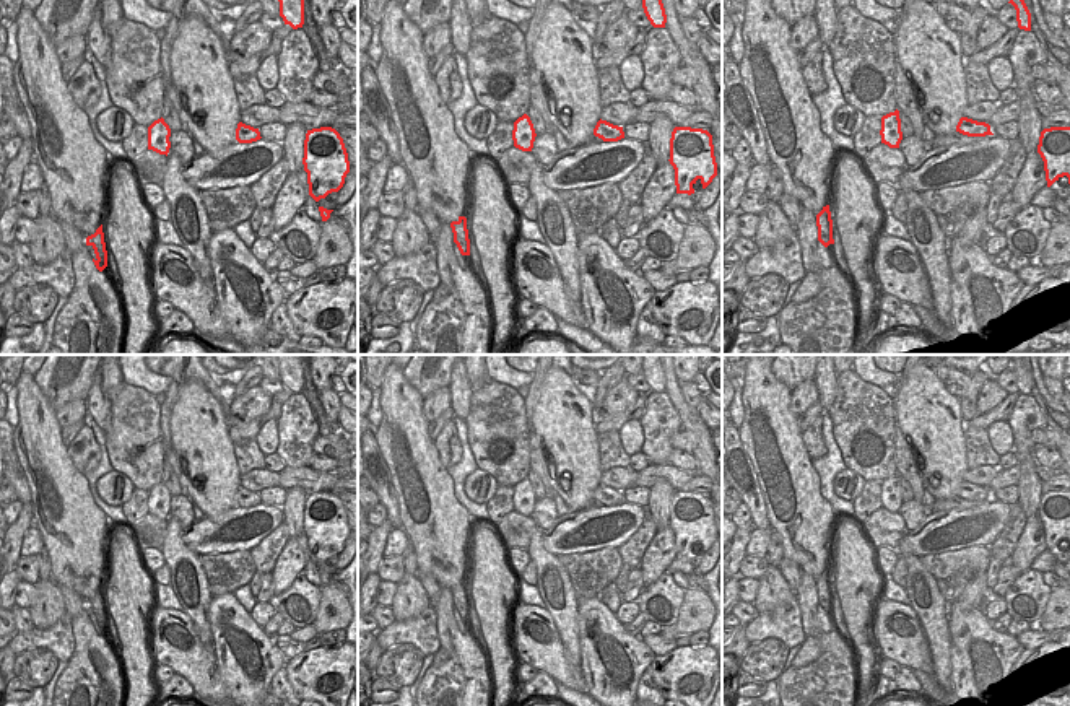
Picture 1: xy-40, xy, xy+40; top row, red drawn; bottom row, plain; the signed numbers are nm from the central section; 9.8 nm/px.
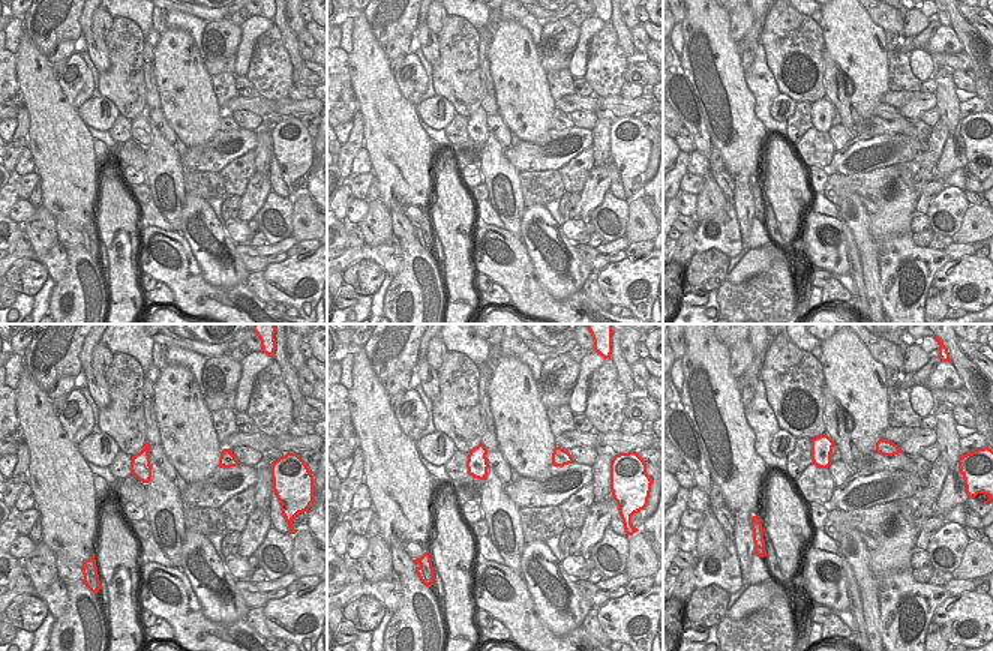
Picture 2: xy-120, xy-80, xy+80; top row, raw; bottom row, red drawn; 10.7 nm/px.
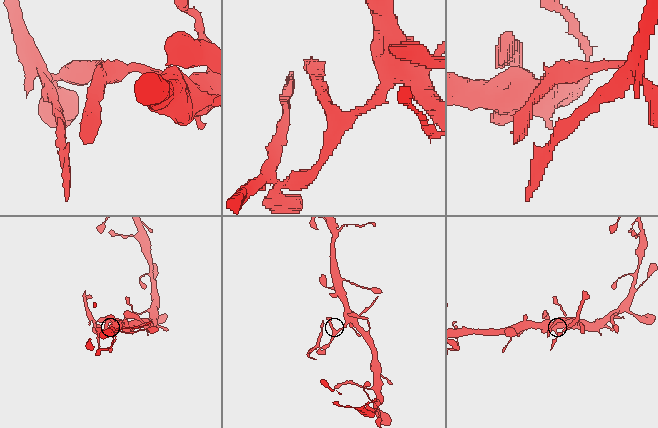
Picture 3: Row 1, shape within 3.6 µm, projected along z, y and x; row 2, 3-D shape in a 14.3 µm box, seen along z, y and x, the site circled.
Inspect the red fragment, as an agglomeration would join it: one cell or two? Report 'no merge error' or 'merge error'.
merge error

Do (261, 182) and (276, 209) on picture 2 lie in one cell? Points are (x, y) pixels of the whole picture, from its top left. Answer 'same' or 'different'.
different

